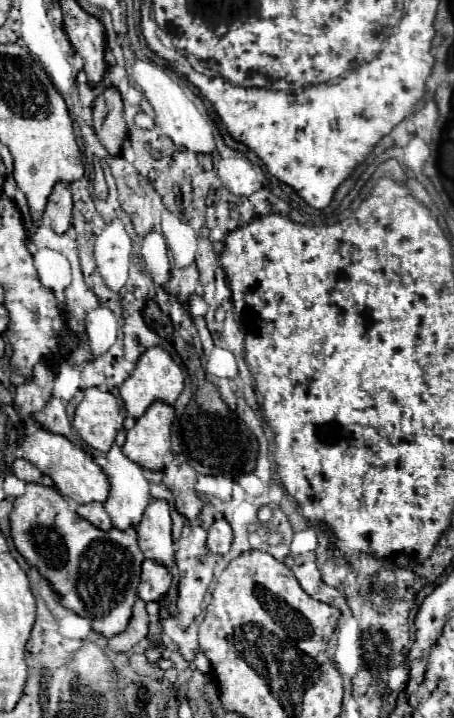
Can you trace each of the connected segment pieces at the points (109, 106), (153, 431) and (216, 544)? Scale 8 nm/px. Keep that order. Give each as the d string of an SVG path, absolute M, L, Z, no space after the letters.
M107 88L93 108L93 130L99 142L111 156L119 156L127 138L127 126L123 120L123 102L117 88Z
M155 402L149 410L137 418L135 426L127 430L127 440L123 444L123 454L149 470L163 470L167 454L171 450L171 424L175 410L169 404Z
M217 516L215 522L209 528L209 536L207 536L207 548L211 554L225 554L231 548L231 540L233 540L233 532L229 522L223 516Z

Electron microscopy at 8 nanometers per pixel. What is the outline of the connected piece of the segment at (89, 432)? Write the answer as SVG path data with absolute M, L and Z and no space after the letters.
M87 388L75 410L73 428L95 450L109 452L117 432L123 428L123 414L117 398L99 388Z

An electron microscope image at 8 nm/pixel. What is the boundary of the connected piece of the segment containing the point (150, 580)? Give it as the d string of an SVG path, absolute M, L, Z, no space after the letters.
M145 560L141 566L141 582L137 586L137 596L145 602L159 600L171 588L171 574L161 564Z

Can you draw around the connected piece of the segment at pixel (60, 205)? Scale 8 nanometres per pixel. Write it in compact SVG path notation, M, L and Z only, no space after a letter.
M57 182L53 186L51 196L47 198L47 206L45 206L45 218L51 222L51 228L59 234L67 232L69 224L71 224L71 208L73 208L73 200L71 200L71 192L67 188L67 184Z

